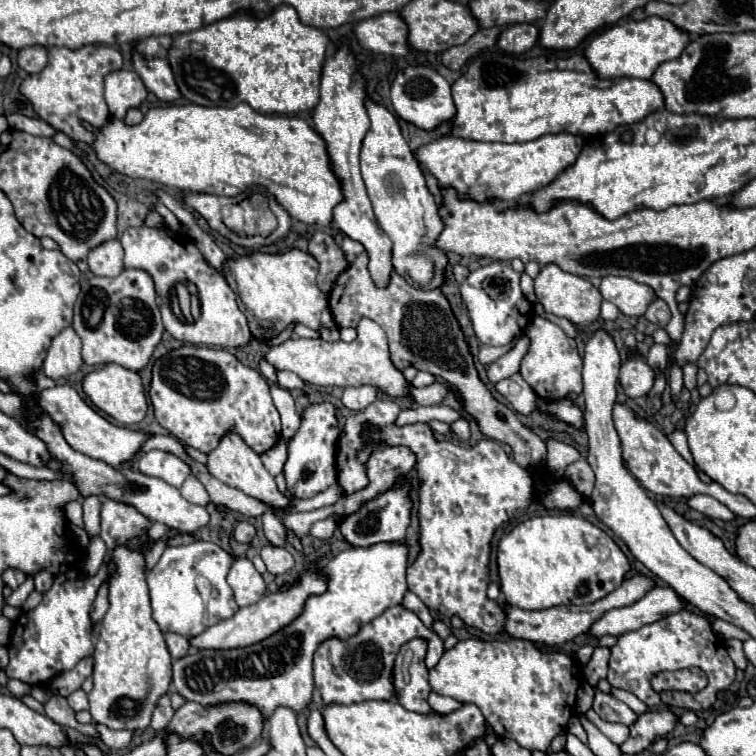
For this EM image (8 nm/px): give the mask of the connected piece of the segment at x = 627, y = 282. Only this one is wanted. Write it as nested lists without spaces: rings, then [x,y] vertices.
[[[621,276],[603,278],[599,292],[627,316],[643,316],[647,306],[657,298],[647,284],[639,284],[631,278]]]

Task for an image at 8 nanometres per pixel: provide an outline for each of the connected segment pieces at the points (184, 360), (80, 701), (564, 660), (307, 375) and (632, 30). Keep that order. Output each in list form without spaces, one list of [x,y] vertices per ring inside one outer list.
[[[181,346],[159,358],[153,364],[149,398],[157,422],[177,436],[181,444],[205,454],[215,450],[227,432],[239,434],[257,454],[267,452],[281,438],[281,420],[267,380],[221,348]]]
[[[79,689],[70,694],[67,697],[69,706],[79,712],[79,710],[89,710],[88,694],[83,690]]]
[[[477,638],[461,640],[461,642],[457,642],[451,650],[445,650],[445,654],[443,654],[441,660],[437,662],[437,666],[429,670],[429,686],[431,686],[433,692],[437,692],[437,694],[441,694],[441,696],[455,698],[455,700],[461,702],[461,704],[471,702],[471,704],[479,706],[479,710],[483,710],[483,716],[487,718],[489,726],[495,730],[495,734],[497,734],[499,738],[511,738],[511,740],[515,740],[515,742],[517,742],[519,746],[523,746],[523,748],[541,750],[541,752],[547,752],[547,750],[549,750],[549,742],[551,742],[557,734],[563,734],[563,730],[567,728],[567,720],[569,720],[569,716],[575,712],[577,688],[581,686],[581,682],[583,682],[581,668],[579,668],[579,664],[577,664],[571,656],[567,656],[567,654],[563,654],[563,652],[541,652],[541,650],[535,648],[533,642],[527,642],[527,640],[509,640],[509,642],[497,642],[497,640],[487,642],[487,640],[477,640]]]
[[[361,318],[359,320],[359,324],[357,324],[357,338],[351,344],[341,342],[341,340],[339,342],[325,342],[321,338],[313,338],[313,340],[307,340],[307,338],[289,338],[289,340],[285,340],[279,346],[271,346],[271,350],[265,354],[265,360],[269,364],[273,364],[277,370],[291,370],[291,372],[295,372],[299,378],[303,378],[309,384],[323,387],[337,386],[341,388],[369,384],[369,386],[375,386],[375,388],[379,388],[381,392],[385,392],[389,396],[409,396],[409,382],[405,380],[403,372],[397,370],[395,364],[391,362],[389,346],[387,346],[387,336],[385,336],[383,328],[377,322],[373,322],[371,318]]]
[[[651,16],[647,20],[635,22],[635,20],[627,20],[623,24],[615,24],[611,28],[607,28],[605,32],[597,34],[591,44],[585,48],[583,56],[587,58],[587,62],[591,64],[591,68],[595,70],[597,78],[639,78],[639,80],[649,80],[653,76],[653,72],[657,70],[659,64],[677,58],[683,48],[687,46],[689,36],[675,28],[669,20]]]

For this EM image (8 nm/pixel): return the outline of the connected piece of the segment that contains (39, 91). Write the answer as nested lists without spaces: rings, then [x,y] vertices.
[[[87,44],[79,50],[71,50],[65,46],[49,48],[49,62],[39,72],[29,76],[21,84],[21,94],[33,104],[35,112],[41,120],[51,124],[55,130],[65,132],[73,140],[91,144],[93,134],[81,126],[81,122],[89,122],[95,128],[101,128],[109,122],[109,108],[103,98],[103,78],[119,70],[123,66],[121,52],[109,46],[95,46]]]

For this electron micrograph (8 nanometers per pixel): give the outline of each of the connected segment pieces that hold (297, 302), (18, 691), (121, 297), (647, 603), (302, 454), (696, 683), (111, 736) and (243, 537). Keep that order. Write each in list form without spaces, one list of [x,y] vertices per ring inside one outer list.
[[[293,248],[285,254],[255,252],[255,254],[225,262],[225,280],[233,288],[233,292],[237,294],[239,308],[249,318],[249,326],[253,328],[253,332],[257,330],[255,338],[259,338],[259,340],[275,338],[289,324],[305,324],[307,328],[313,328],[313,330],[317,330],[321,326],[319,318],[321,318],[321,312],[327,308],[327,300],[325,300],[325,294],[315,284],[317,268],[319,268],[319,264],[315,262],[315,258],[309,252],[301,252],[297,248]]]
[[[9,680],[9,682],[7,682],[7,688],[9,688],[9,692],[15,696],[15,698],[23,698],[25,694],[29,694],[29,692],[31,692],[32,686],[27,684],[27,682]]]
[[[123,270],[117,278],[89,278],[83,282],[75,302],[71,328],[83,342],[83,362],[89,366],[115,362],[139,372],[147,366],[155,346],[161,342],[163,324],[155,302],[155,284],[143,270]]]
[[[669,586],[665,588],[653,588],[647,592],[639,602],[625,608],[609,610],[603,618],[599,618],[591,626],[591,634],[595,638],[601,638],[605,634],[621,636],[629,630],[639,630],[645,624],[657,622],[659,618],[665,618],[667,614],[675,614],[679,610],[685,610],[687,602],[677,596],[677,592]]]
[[[313,404],[305,408],[301,416],[301,428],[289,442],[289,456],[283,470],[287,480],[287,490],[291,492],[293,498],[297,500],[311,498],[337,482],[337,476],[335,476],[337,436],[339,436],[339,426],[337,426],[333,404]]]
[[[683,668],[675,672],[659,672],[651,680],[655,692],[681,690],[681,692],[699,692],[707,686],[707,674],[699,668]]]
[[[97,724],[97,730],[99,730],[99,734],[101,734],[101,740],[109,746],[109,748],[113,748],[113,750],[123,750],[123,748],[127,748],[129,746],[129,742],[131,742],[131,738],[133,738],[133,732],[131,730],[109,730],[109,728],[105,728],[105,726],[99,726]]]
[[[243,520],[243,522],[239,522],[239,524],[235,526],[235,540],[237,540],[237,542],[251,542],[251,540],[255,538],[255,534],[257,534],[255,526],[249,524],[247,520]]]

